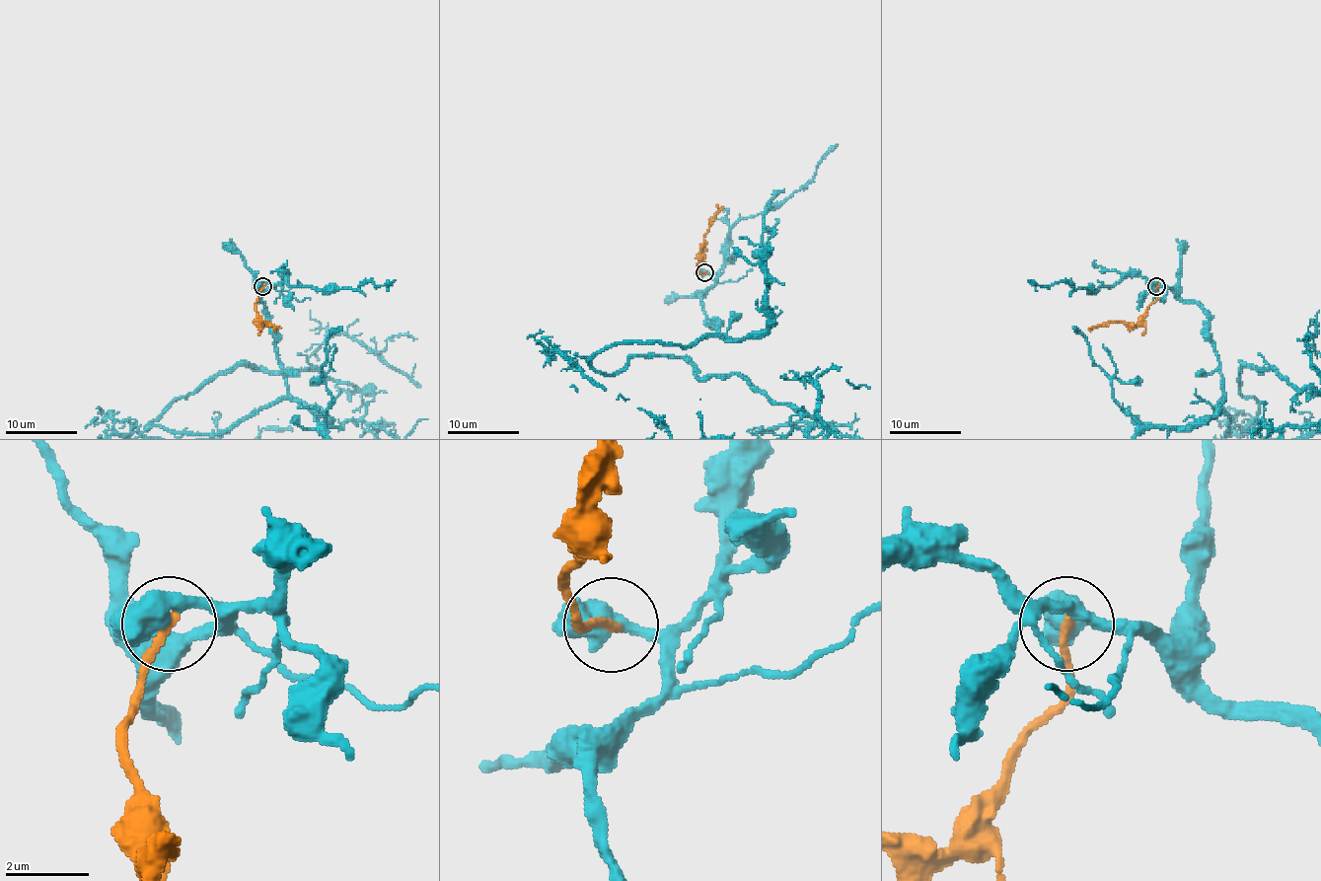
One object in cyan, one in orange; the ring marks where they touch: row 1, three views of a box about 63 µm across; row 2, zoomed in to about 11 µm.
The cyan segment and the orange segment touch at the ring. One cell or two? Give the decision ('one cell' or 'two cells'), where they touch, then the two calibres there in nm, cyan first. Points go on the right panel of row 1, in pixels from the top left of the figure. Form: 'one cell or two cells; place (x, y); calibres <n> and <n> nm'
one cell; place (1156, 286); calibres 550 and 240 nm

